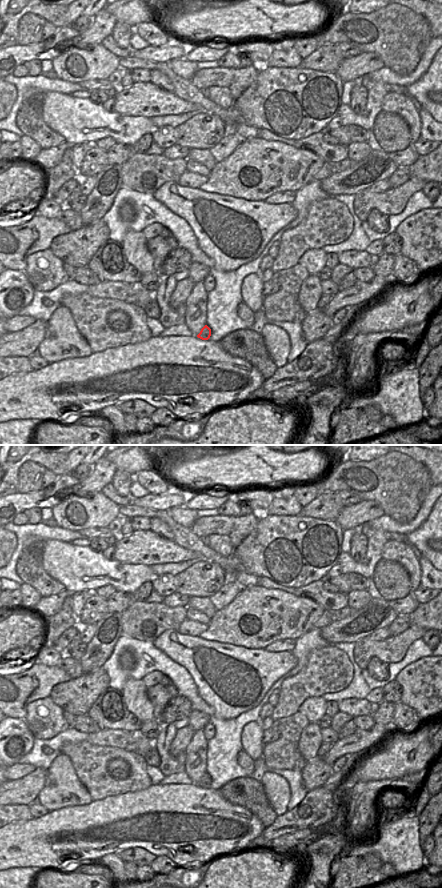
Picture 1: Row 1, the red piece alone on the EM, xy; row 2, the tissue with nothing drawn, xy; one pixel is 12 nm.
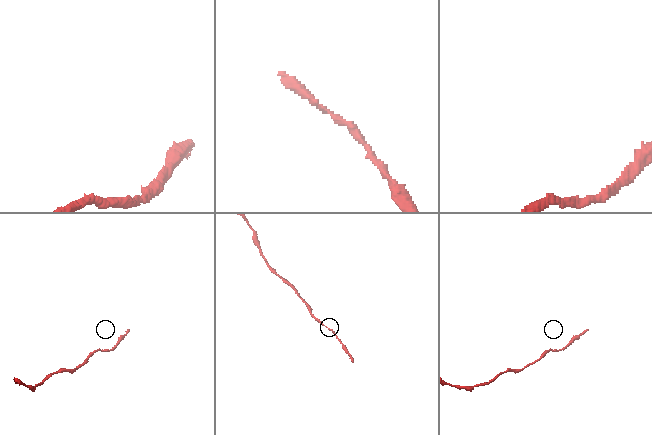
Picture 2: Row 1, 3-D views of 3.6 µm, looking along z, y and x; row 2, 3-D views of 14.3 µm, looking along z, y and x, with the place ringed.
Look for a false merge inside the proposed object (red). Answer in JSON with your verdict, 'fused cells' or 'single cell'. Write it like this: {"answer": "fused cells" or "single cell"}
{"answer": "single cell"}

